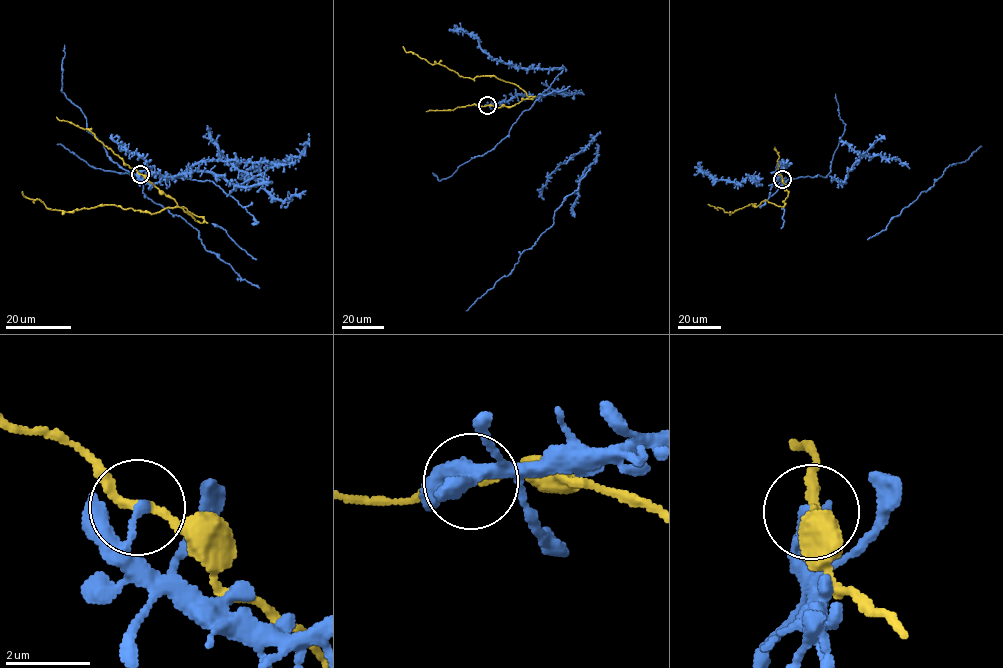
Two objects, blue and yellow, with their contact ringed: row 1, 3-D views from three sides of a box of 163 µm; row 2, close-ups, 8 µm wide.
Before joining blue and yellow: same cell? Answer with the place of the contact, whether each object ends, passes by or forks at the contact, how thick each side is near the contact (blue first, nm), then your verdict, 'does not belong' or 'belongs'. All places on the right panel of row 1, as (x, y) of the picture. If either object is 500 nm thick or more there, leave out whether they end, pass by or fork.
at (782, 179); blue ends there; yellow passes by; 170 nm thick on the blue side, 200 nm on the other; belongs

